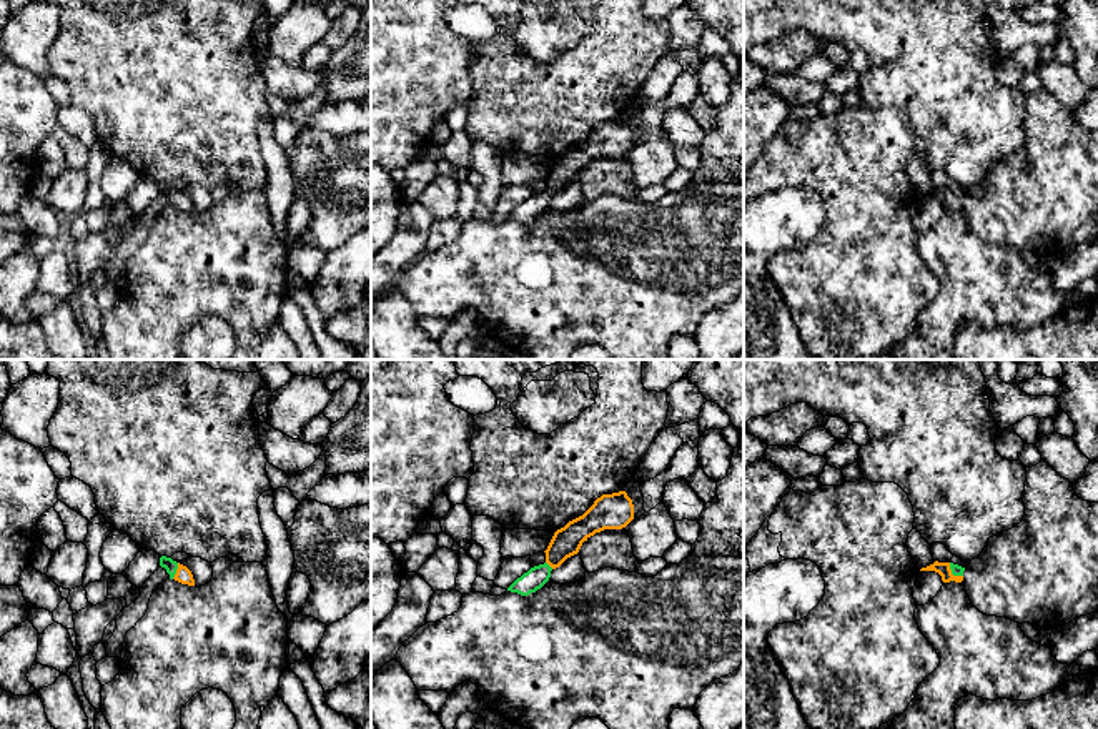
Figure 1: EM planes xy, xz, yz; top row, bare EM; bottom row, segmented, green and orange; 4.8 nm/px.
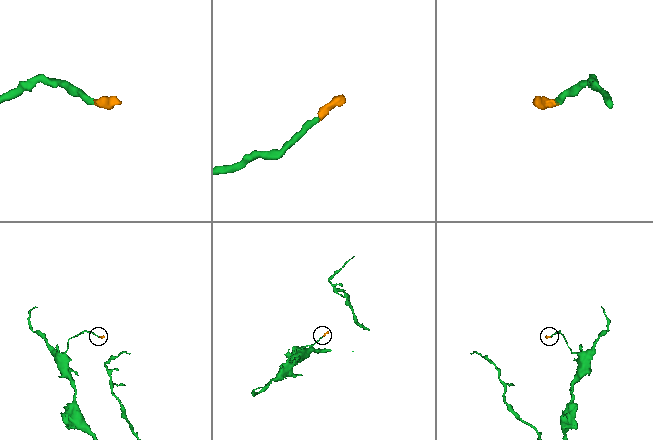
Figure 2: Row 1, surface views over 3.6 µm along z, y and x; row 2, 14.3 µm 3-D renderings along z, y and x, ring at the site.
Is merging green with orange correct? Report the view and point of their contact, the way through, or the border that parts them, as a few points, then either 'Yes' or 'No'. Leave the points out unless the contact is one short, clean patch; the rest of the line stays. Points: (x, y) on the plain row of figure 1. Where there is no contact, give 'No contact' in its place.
Touches green at xy (175, 198). Path across: xy (167, 190), (175, 198), (183, 202). Yes

